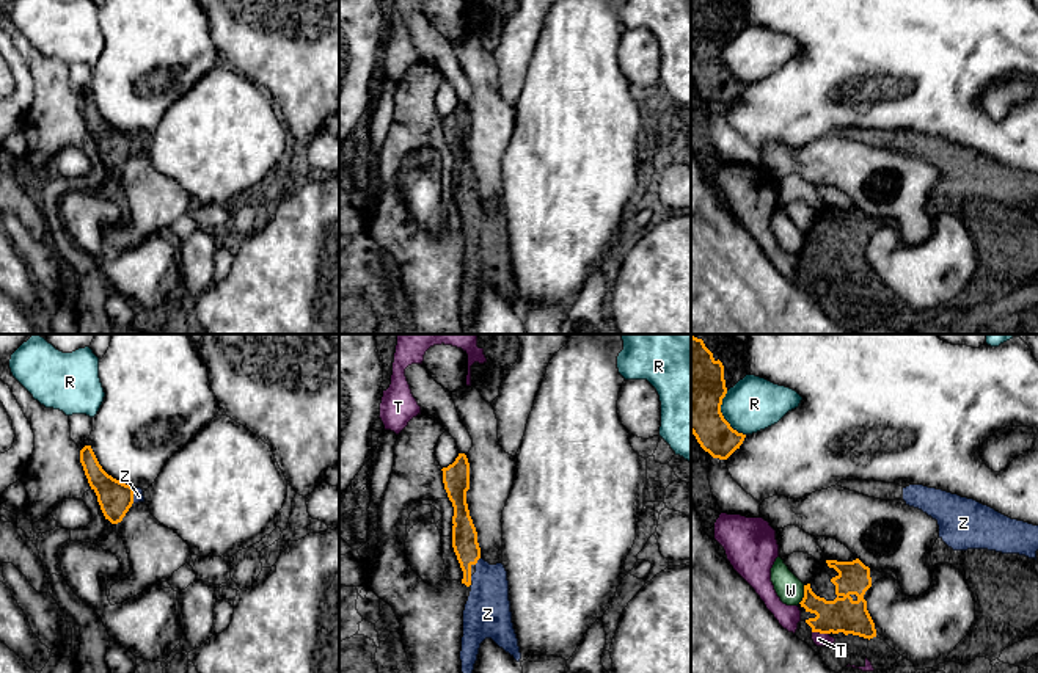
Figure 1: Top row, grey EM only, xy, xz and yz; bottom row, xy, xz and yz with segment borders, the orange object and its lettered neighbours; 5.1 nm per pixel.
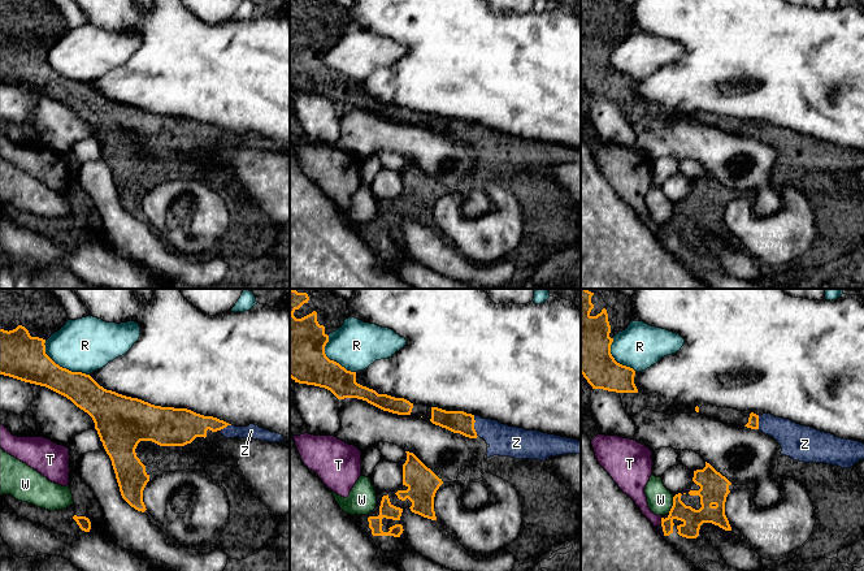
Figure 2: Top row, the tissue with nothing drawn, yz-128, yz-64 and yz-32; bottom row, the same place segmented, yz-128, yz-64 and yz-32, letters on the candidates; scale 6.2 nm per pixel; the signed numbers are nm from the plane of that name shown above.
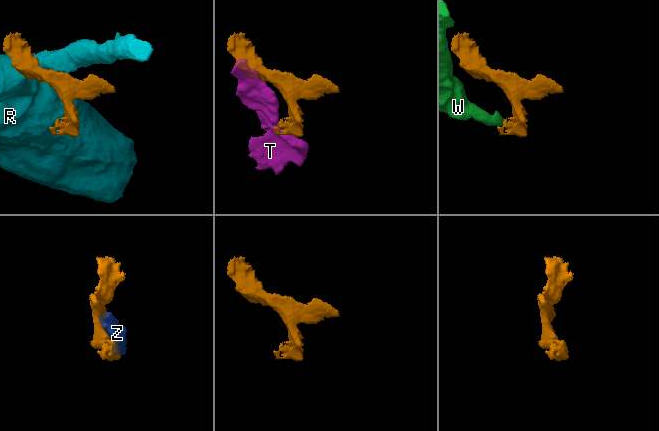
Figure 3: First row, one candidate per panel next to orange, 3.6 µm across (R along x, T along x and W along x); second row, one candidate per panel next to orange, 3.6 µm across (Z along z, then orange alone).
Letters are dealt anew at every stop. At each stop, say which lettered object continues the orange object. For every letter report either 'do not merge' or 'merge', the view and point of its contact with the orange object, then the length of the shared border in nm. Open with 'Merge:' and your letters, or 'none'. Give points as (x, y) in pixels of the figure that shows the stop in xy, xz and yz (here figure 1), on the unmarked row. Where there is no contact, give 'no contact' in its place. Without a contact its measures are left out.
Merge: Z
R: do not merge; meets orange in yz at (723, 65); contact 260 nm long
T: do not merge; meets orange in yz at (820, 281); contact 90 nm long
W: do not merge; meets orange in yz at (804, 243); contact 100 nm long
Z: merge; meets orange in xz at (478, 207); contact 50 nm long

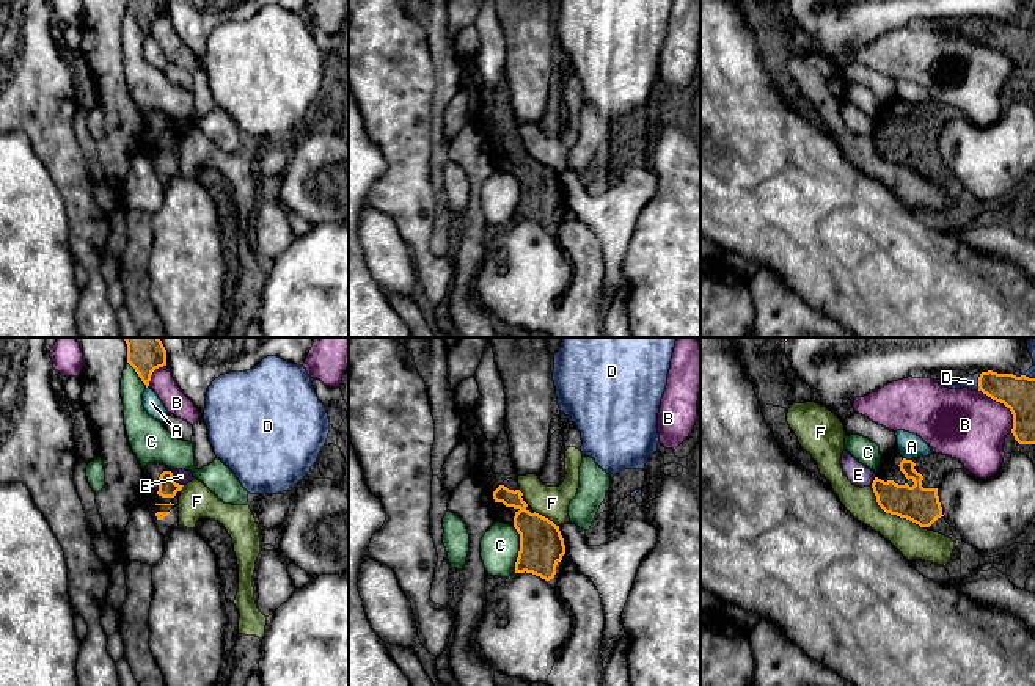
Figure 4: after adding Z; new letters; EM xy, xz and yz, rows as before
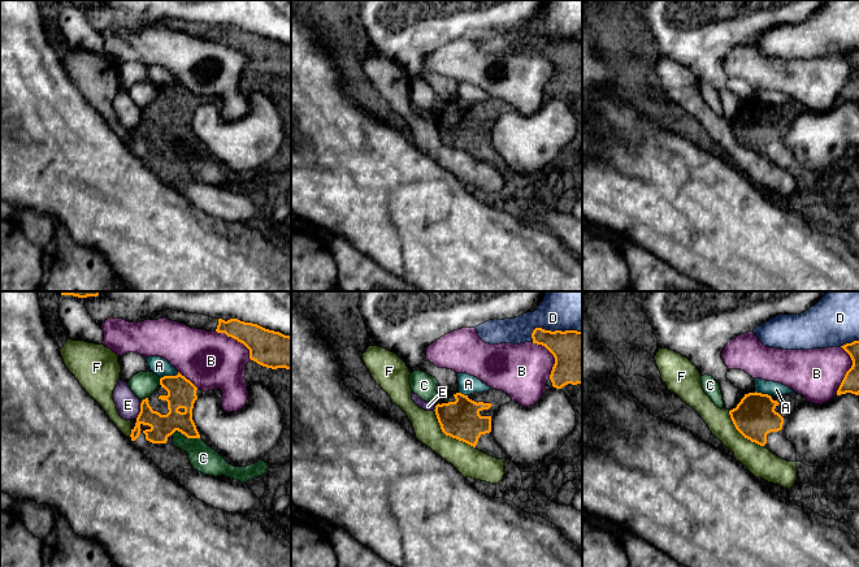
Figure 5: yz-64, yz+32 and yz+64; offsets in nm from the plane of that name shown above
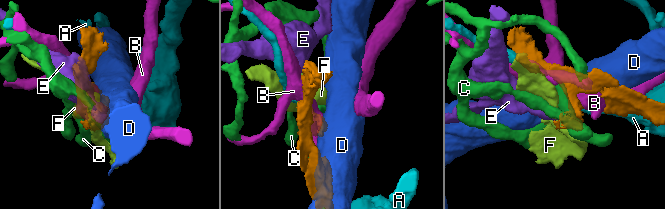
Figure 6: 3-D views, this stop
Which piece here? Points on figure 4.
Merge: none
A: do not merge; meets orange in yz at (908, 109); contact 50 nm long
B: do not merge; meets orange in yz at (1005, 54); contact 280 nm long
C: do not merge; meets orange in xz at (520, 198); contact 240 nm long
D: do not merge; meets orange in yz at (979, 30); contact 100 nm long
E: do not merge; meets orange in xy at (173, 129); contact 100 nm long
F: do not merge; meets orange in yz at (892, 162); contact 360 nm long

